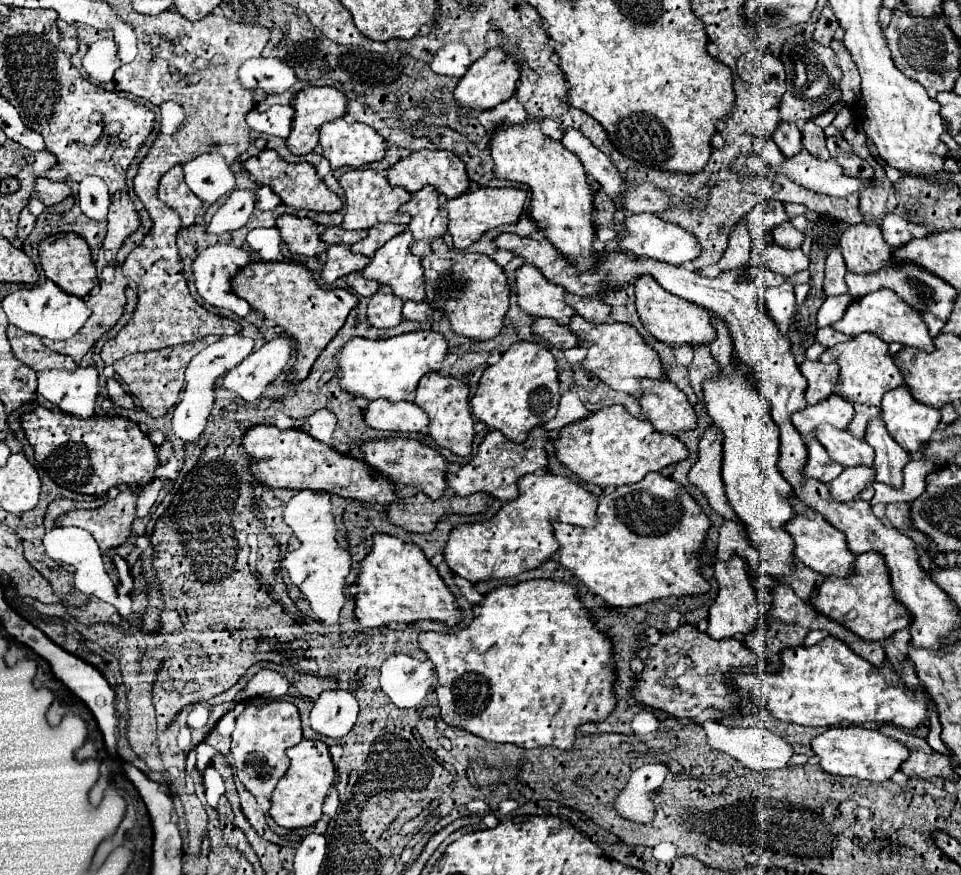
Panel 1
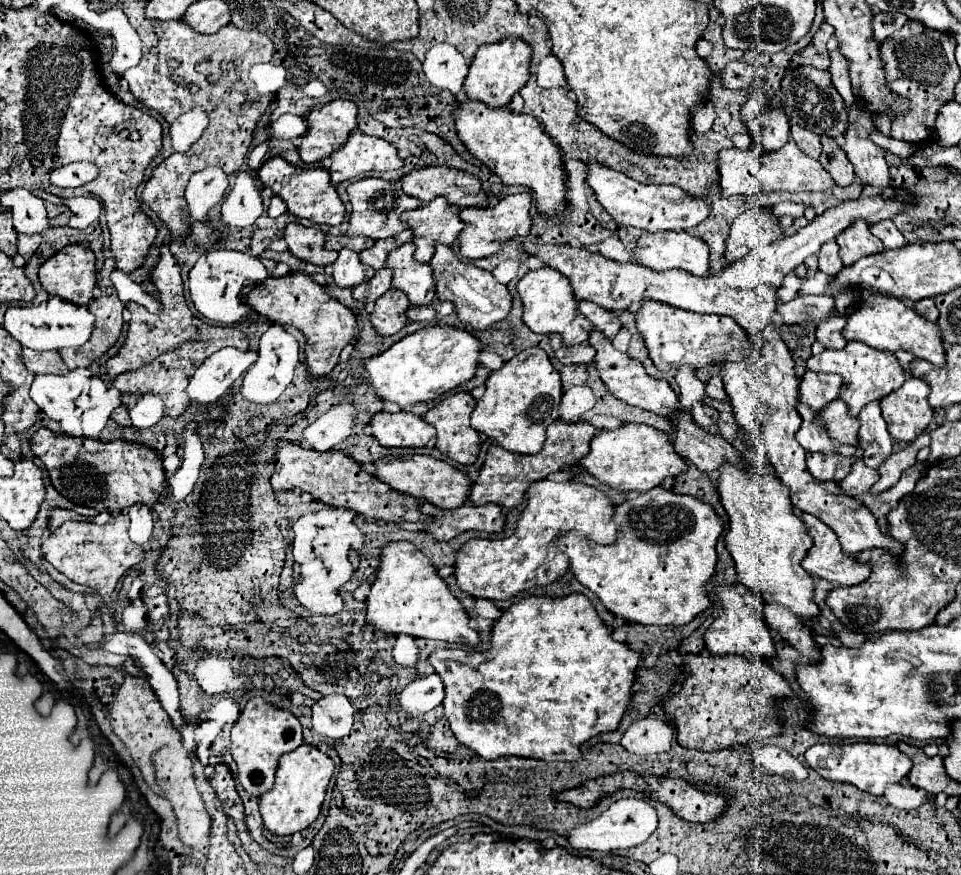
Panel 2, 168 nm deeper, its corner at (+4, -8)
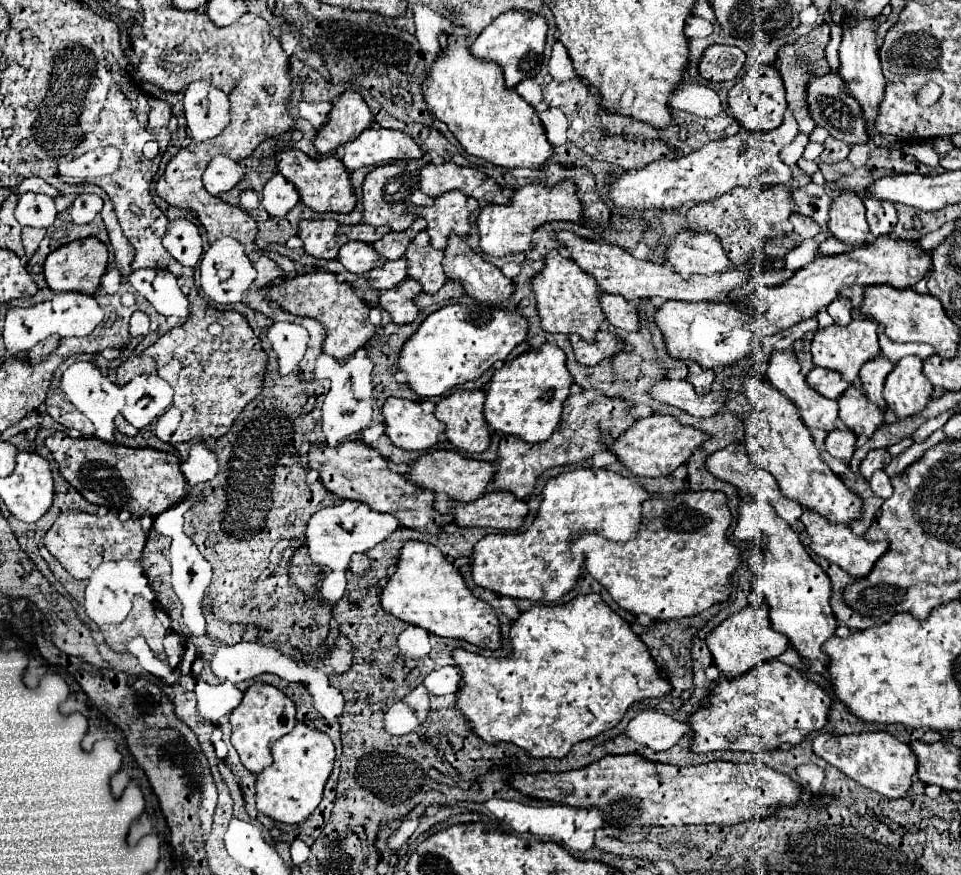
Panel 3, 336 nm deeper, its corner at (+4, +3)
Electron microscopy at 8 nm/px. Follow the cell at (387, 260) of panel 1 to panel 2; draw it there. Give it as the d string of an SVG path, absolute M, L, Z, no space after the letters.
M407 242L389 252L385 266L393 270L393 288L405 292L413 306L425 306L435 298L435 282L429 264L415 262L413 252L413 242Z

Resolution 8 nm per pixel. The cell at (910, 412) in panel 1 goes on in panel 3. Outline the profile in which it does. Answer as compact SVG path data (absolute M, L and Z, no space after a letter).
M909 355L899 359L895 369L887 375L883 399L899 419L905 419L923 411L931 393L933 385L923 375L923 361Z

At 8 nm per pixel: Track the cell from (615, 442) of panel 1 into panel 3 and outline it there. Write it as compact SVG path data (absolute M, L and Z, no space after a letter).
M651 415L647 419L639 419L629 431L625 431L617 441L611 441L609 451L613 451L621 463L625 463L633 475L639 477L661 477L671 475L679 465L687 463L693 451L711 439L707 433L687 427L675 417L669 415Z

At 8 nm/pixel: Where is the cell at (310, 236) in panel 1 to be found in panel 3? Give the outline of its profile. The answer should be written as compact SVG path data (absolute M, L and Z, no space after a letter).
M321 219L321 221L301 221L299 223L299 237L303 239L303 249L311 257L321 259L337 259L337 253L341 249L341 243L345 243L345 237L337 235L337 221Z

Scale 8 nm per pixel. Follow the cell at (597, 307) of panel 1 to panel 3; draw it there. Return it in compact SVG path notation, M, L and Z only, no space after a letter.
M601 295L601 307L607 321L623 331L639 331L639 311L621 295Z

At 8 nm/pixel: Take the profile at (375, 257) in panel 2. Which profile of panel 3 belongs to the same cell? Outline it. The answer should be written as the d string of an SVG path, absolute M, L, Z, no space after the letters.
M415 219L415 223L413 223L407 231L403 231L403 233L391 231L391 233L387 233L383 239L375 241L373 247L375 247L385 259L401 259L401 257L405 255L405 251L407 251L407 243L411 243L411 237L415 237L415 233L423 231L425 227L427 227L427 221Z

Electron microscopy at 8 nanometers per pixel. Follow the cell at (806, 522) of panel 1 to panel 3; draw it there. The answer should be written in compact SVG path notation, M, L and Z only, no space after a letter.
M805 511L805 513L801 515L801 523L805 525L805 531L807 531L809 537L811 537L811 545L809 545L809 547L811 547L817 555L829 559L831 563L839 565L841 569L845 569L847 573L851 573L851 575L857 577L857 579L859 579L859 577L867 577L867 575L871 573L873 565L877 563L877 559L879 559L881 555L885 555L887 549L889 549L889 541L869 543L869 541L865 541L863 537L855 535L853 529L851 529L851 525L833 525L831 521L827 521L827 517L821 517L821 515L815 513L815 511Z

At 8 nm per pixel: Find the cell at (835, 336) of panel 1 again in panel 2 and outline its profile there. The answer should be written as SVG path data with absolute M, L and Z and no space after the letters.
M835 316L827 322L819 322L817 326L817 342L821 342L825 348L833 348L833 350L839 350L839 348L845 348L847 340L841 336L841 330L845 328L847 320L845 316Z

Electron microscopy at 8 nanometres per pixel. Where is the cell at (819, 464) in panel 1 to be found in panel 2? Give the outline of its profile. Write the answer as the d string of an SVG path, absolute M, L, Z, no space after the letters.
M813 452L807 454L807 468L821 482L833 480L835 484L839 484L849 474L851 464L851 458L845 456L823 456Z

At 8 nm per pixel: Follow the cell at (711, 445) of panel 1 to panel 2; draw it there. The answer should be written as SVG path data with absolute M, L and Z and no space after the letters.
M697 404L697 406L691 410L691 416L693 416L695 424L701 426L701 428L709 428L709 426L713 426L713 424L717 422L717 418L719 418L717 410L707 408L707 404Z

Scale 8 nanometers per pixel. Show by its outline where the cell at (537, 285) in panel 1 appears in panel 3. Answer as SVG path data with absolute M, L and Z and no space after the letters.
M551 251L545 259L543 273L535 275L531 281L535 297L537 297L537 309L541 317L543 331L549 333L577 333L585 341L595 341L595 335L599 327L605 321L605 315L599 305L601 289L589 273L585 273L573 259L565 259L559 255L559 251Z

